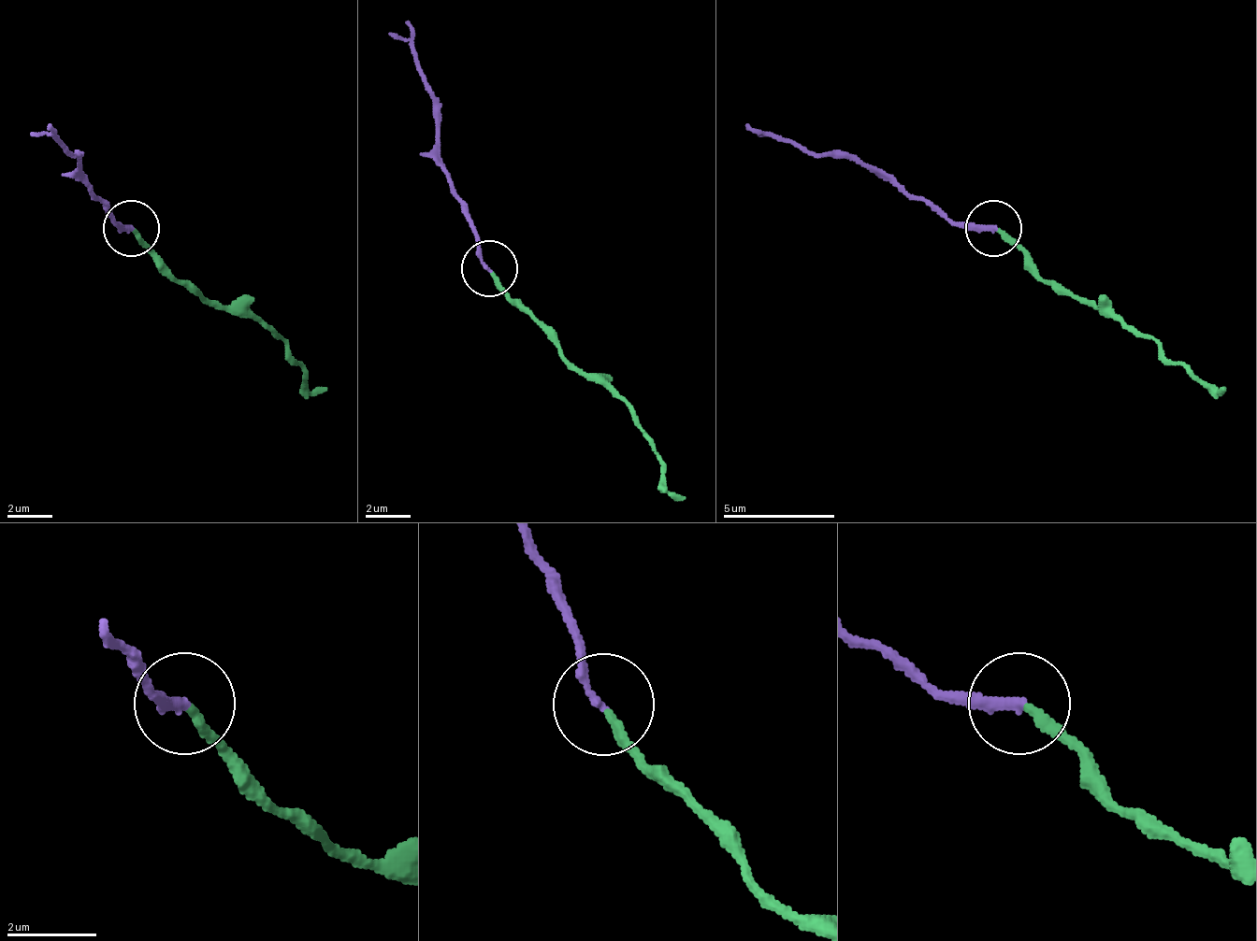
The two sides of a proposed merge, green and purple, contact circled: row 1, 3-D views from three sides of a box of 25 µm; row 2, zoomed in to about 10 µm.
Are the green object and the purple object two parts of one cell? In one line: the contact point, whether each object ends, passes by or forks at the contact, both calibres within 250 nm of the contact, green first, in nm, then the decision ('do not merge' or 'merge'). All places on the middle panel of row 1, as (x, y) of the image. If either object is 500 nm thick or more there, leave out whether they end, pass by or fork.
place (489, 268); green ends; purple ends; calibres 200 and 220 nm; merge

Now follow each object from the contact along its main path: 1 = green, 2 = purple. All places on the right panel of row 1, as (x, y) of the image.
1: (994, 229), (1067, 291), (1106, 307), (1129, 330), (1174, 363), (1224, 392)
2: (994, 229), (950, 223), (844, 156), (810, 156), (787, 139), (748, 122)

